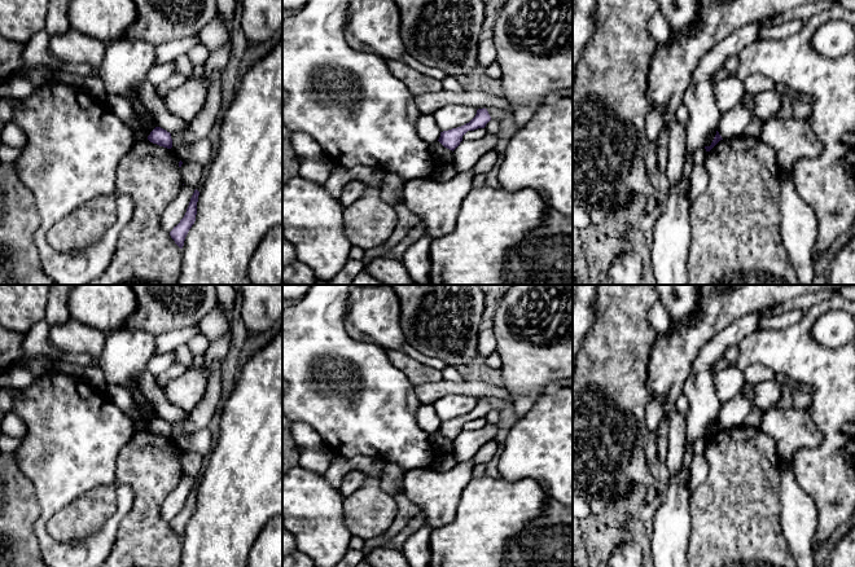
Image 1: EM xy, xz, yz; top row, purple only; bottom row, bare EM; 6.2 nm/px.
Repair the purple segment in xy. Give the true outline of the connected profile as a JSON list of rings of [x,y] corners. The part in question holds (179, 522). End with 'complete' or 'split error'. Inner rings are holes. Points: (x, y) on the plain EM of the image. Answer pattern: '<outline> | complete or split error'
[[[196,479],[190,488],[190,492],[189,492],[189,496],[187,498],[184,507],[170,522],[171,528],[175,531],[175,533],[180,539],[183,539],[185,527],[196,511],[198,485],[200,485],[200,482]]] | complete

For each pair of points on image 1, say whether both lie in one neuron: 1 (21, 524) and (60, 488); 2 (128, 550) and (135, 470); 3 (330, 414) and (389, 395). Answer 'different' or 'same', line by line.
1: different
2: same
3: same

